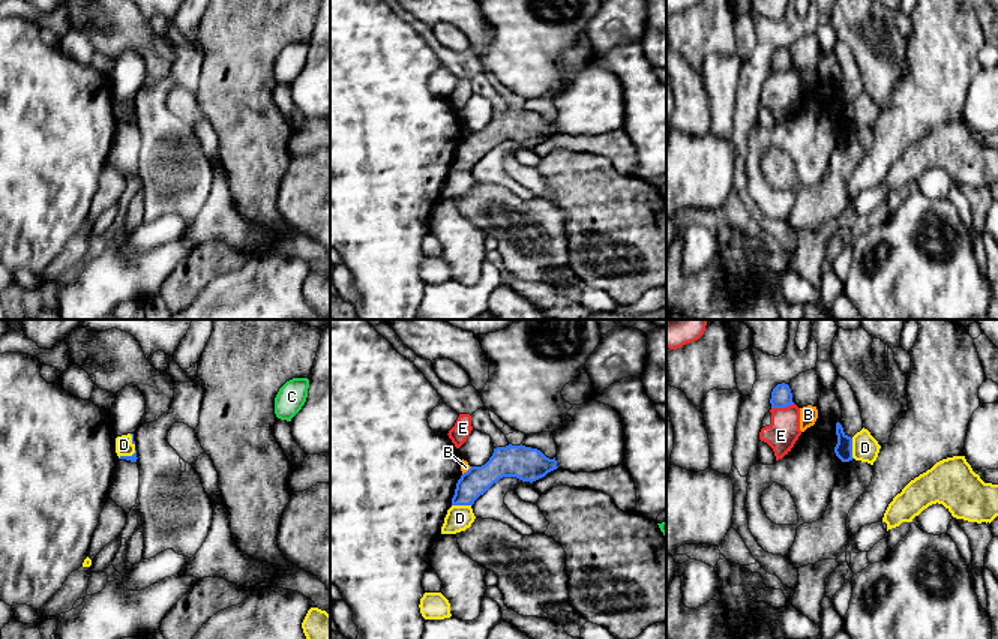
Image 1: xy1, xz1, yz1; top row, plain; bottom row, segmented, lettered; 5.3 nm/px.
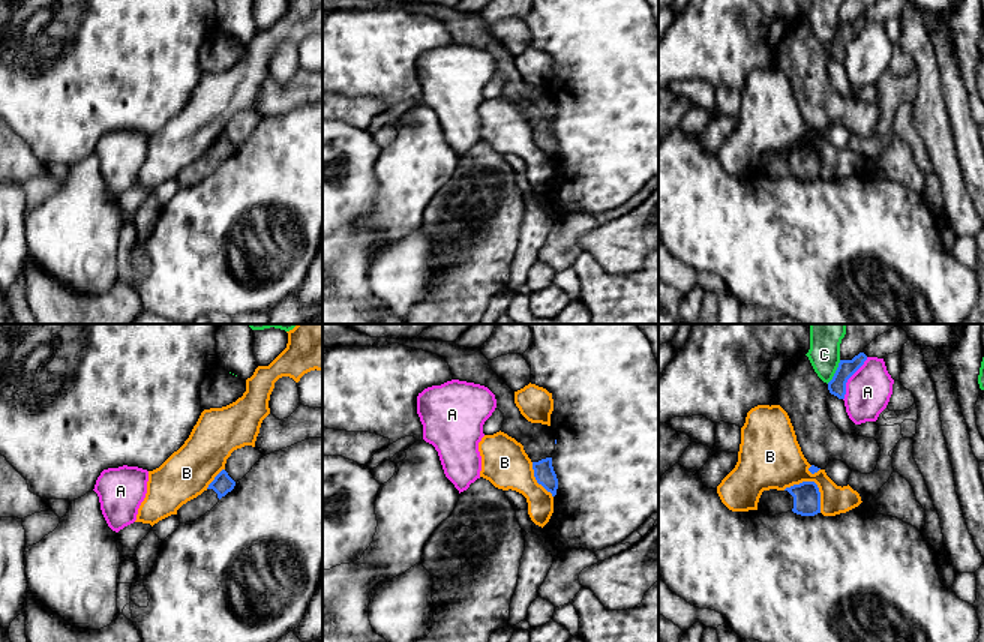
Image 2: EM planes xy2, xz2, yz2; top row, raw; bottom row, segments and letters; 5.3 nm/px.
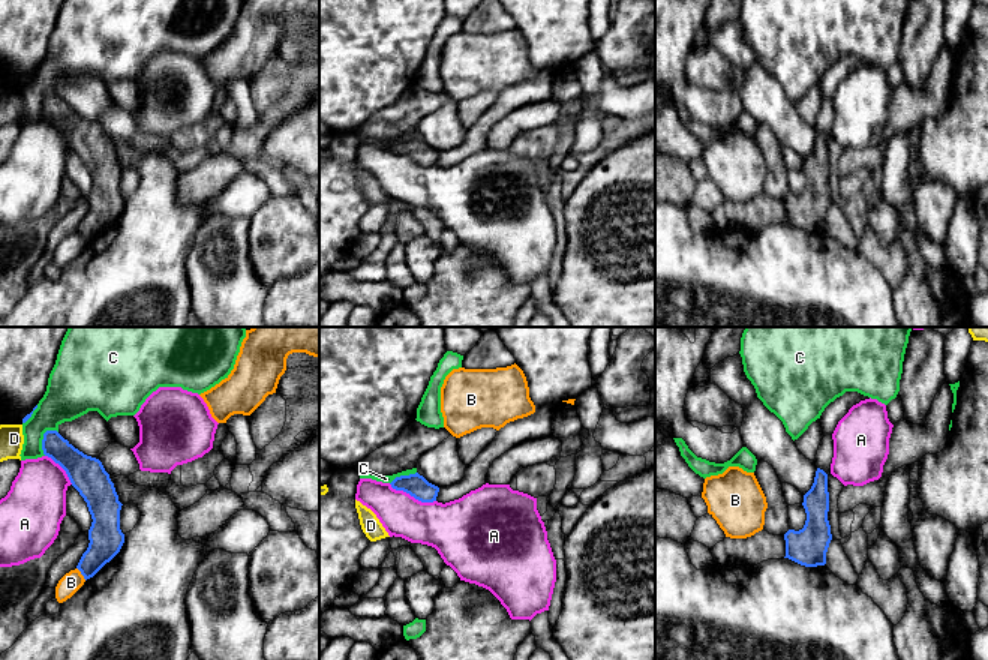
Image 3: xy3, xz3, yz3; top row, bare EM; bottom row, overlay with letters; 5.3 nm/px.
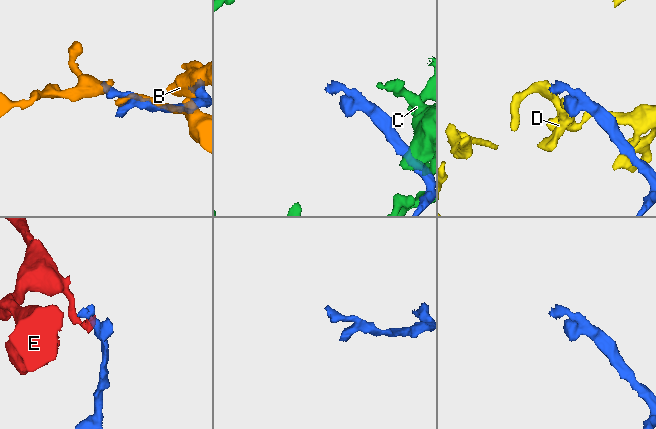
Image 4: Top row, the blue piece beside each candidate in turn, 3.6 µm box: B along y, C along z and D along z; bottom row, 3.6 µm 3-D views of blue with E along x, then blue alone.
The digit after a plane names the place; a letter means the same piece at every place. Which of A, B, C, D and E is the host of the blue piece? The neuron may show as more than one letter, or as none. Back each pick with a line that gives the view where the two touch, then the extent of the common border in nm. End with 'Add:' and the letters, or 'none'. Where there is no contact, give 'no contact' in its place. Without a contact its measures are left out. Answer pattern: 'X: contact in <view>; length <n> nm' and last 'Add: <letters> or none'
Add: none

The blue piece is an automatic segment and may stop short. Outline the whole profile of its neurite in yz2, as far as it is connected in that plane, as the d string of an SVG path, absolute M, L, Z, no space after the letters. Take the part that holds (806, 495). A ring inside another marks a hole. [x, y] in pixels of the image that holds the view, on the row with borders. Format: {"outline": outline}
{"outline": "M802 482L786 488L784 490L764 490L758 512L765 516L776 516L794 512L801 516L814 516L820 513L820 492L814 482Z"}

